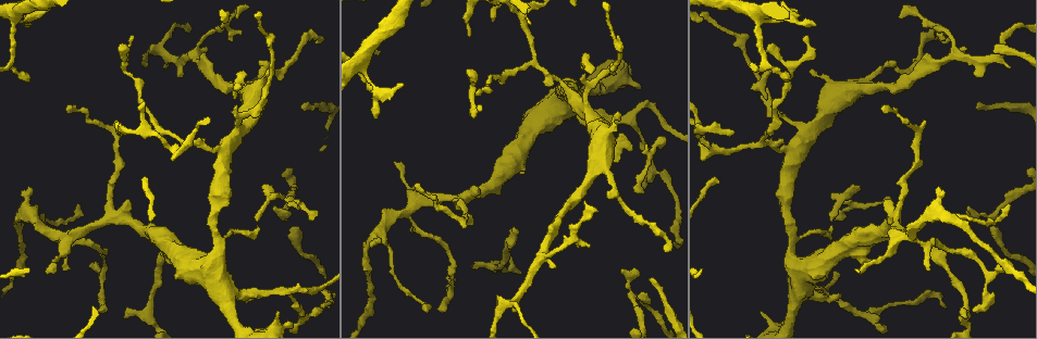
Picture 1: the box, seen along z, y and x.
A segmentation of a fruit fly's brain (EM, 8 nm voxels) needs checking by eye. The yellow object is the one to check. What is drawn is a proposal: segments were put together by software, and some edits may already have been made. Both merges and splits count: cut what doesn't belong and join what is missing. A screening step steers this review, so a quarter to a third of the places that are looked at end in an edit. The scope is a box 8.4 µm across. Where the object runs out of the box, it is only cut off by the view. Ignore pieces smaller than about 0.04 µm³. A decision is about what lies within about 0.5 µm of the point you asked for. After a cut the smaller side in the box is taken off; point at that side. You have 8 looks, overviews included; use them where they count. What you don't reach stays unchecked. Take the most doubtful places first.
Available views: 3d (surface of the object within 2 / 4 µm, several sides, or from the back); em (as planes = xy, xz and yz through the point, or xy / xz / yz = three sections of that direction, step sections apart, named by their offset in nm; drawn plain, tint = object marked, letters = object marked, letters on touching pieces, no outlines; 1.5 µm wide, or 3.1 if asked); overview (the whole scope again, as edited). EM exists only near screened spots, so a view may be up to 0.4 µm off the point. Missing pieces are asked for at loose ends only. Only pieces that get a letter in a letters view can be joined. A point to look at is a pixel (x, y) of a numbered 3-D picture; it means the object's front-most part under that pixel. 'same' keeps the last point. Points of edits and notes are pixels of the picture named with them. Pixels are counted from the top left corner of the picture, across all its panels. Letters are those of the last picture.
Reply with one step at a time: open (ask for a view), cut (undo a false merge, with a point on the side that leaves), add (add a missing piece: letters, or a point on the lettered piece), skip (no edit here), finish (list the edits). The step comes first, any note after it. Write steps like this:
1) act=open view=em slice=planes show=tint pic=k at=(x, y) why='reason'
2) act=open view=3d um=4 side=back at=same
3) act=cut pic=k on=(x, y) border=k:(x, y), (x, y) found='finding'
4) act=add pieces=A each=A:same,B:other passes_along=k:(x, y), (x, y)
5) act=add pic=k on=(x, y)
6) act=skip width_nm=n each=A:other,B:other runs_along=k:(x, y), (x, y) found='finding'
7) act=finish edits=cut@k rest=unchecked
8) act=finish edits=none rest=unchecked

act=open view=em slice=planes show=plain pic=1 at=(101, 310) why='tapers out'

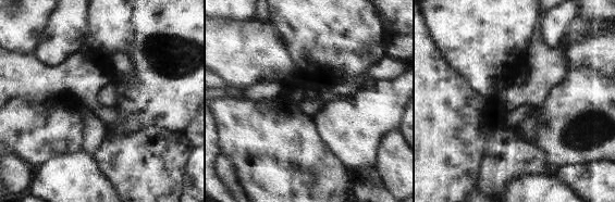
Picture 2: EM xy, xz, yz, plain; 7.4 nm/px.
act=open view=em slice=planes show=tint at=same why='where the object lies'

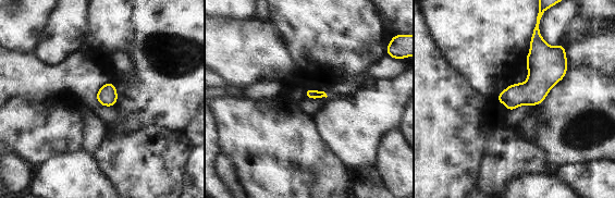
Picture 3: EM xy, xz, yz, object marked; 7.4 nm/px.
act=open view=em slice=planes show=letters at=same why='see the neighbours'

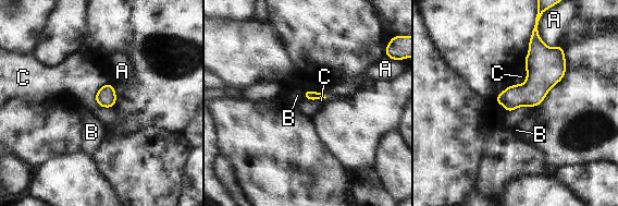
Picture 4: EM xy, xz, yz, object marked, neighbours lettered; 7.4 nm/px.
act=skip each=A:other,B:other,C:other border=4:(110, 82), (95, 95), (102, 108) found='none of them fits'

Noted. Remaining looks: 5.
act=open view=em slice=planes show=tint pic=1 at=(471, 34) why='an open end'

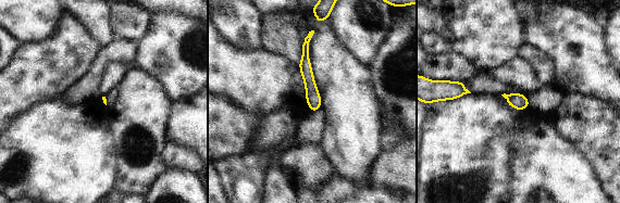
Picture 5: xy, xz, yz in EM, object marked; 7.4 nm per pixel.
act=open view=em slice=planes show=letters at=same why='what lies round it'

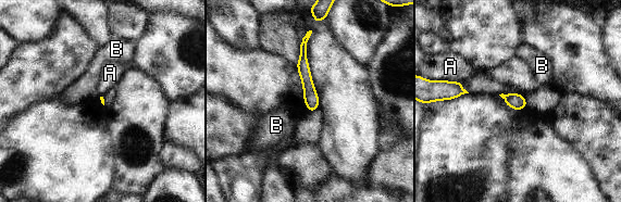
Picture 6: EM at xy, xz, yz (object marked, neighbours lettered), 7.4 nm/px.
act=skip each=A:other,B:other border=6:(447, 80), (461, 81) found='none of them fits'

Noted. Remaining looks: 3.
act=open view=3d um=4 pic=1 at=(980, 75) why='an open end'

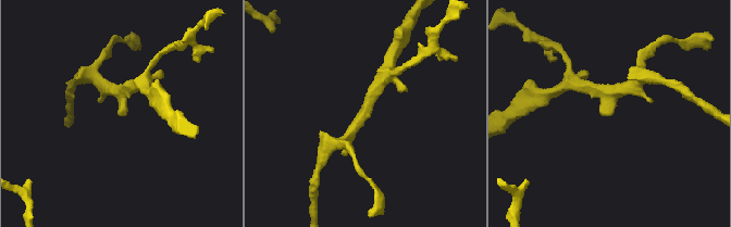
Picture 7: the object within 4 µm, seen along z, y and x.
act=open view=em slice=planes show=letters pic=7 at=(610, 114) arm_widths_nm=200,220 why='need the tissue'

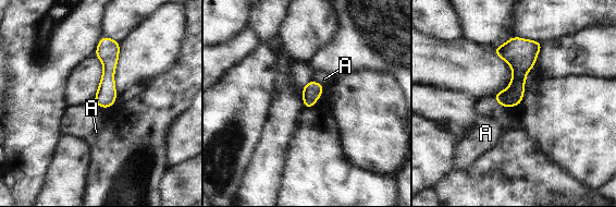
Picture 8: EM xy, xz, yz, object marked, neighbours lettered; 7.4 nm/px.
act=skip each=A:other runs_along=8:(106, 40), (108, 80), (102, 105) found='no lettered piece goes on from it'

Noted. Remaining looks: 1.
act=finish edits=none rest=unchecked

